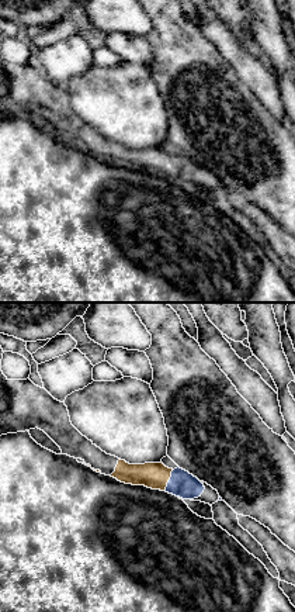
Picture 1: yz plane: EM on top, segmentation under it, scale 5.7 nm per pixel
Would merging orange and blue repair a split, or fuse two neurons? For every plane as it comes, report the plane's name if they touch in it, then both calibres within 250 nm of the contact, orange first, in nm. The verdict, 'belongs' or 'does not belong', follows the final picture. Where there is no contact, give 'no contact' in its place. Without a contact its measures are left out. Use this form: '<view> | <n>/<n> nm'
yz | 150/150 nm

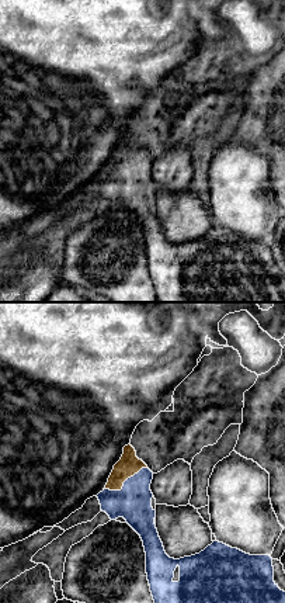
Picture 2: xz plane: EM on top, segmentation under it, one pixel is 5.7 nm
xz | 120/200 nm

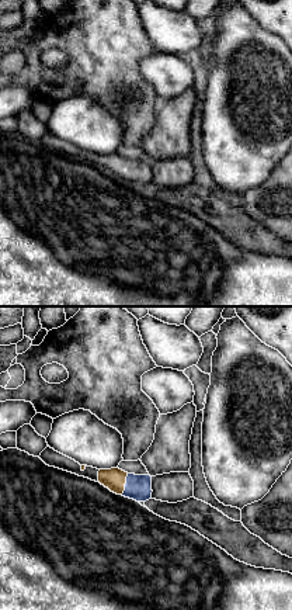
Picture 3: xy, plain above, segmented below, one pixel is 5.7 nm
xy | 120/140 nm

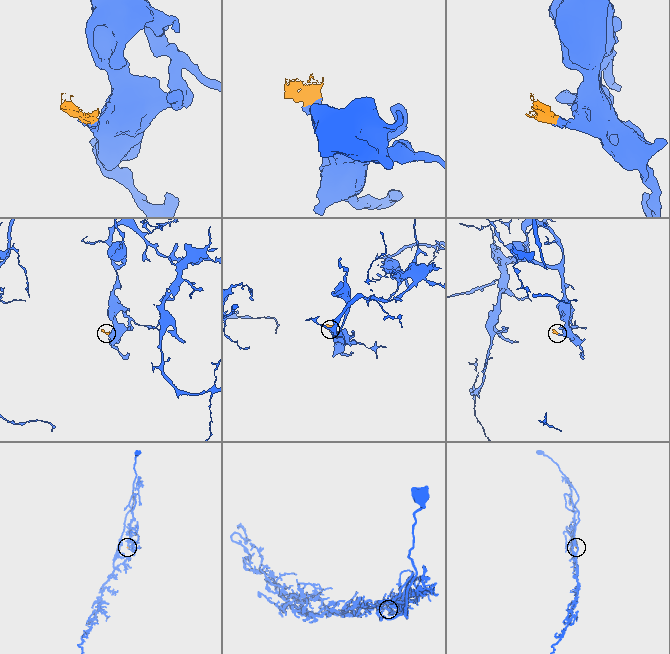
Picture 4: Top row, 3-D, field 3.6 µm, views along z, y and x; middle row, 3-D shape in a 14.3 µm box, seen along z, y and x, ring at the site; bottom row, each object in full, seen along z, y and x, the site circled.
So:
belongs

